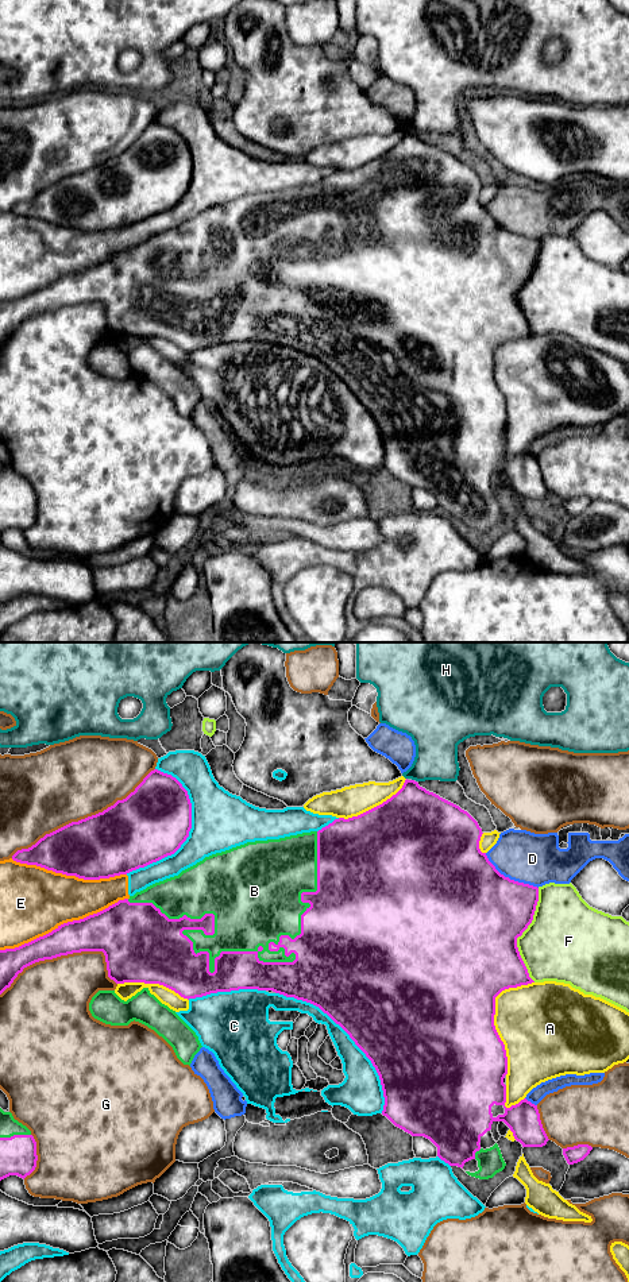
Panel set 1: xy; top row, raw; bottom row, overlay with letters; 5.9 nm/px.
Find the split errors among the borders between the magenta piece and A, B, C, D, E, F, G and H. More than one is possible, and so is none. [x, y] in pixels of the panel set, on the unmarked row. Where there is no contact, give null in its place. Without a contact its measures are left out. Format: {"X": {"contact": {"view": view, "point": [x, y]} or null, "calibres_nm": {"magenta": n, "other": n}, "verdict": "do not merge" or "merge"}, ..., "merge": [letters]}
{"A": {"contact": {"view": "xy", "point": [493, 370]}, "calibres_nm": {"magenta": 500, "other": 460}, "verdict": "do not merge"}, "B": {"contact": {"view": "xy", "point": [249, 304]}, "calibres_nm": {"magenta": 240, "other": 440}, "verdict": "merge"}, "C": {"contact": {"view": "xy", "point": [350, 389]}, "calibres_nm": {"magenta": 500, "other": 190}, "verdict": "do not merge"}, "D": {"contact": {"view": "xy", "point": [508, 230]}, "calibres_nm": {"magenta": 500, "other": 300}, "verdict": "do not merge"}, "E": {"contact": {"view": "xy", "point": [64, 275]}, "calibres_nm": {"magenta": 240, "other": 400}, "verdict": "do not merge"}, "F": {"contact": {"view": "xy", "point": [520, 288]}, "calibres_nm": {"magenta": 480, "other": 440}, "verdict": "do not merge"}, "G": {"contact": {"view": "xy", "point": [83, 172]}, "calibres_nm": {"magenta": 400, "other": 480}, "verdict": "do not merge"}, "H": {"contact": null, "verdict": "do not merge"}, "merge": ["B"]}

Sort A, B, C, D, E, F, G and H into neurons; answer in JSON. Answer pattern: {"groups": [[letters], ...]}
{"groups": [["A"], ["B"], ["C", "E"], ["D"], ["F"], ["G"], ["H"]]}

